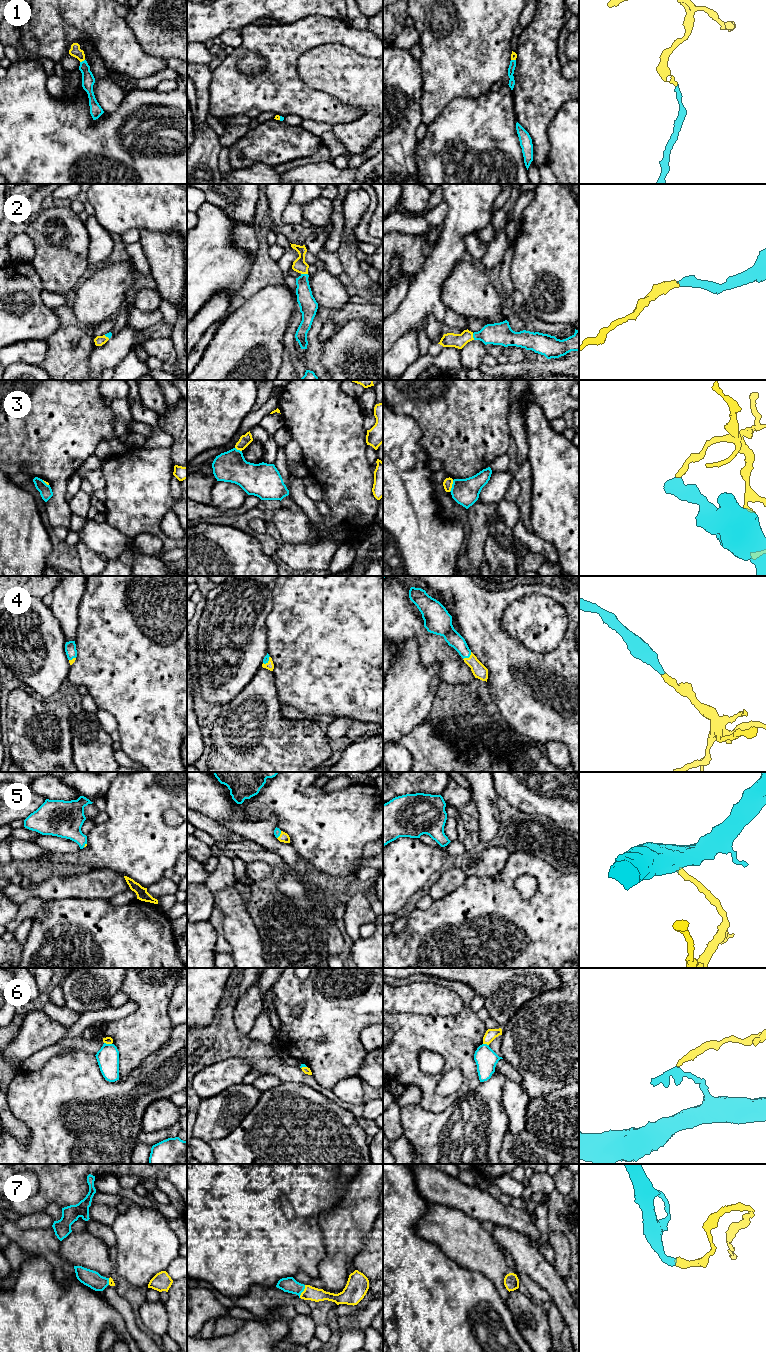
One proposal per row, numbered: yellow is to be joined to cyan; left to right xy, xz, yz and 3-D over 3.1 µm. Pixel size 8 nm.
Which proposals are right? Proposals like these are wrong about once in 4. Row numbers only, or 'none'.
1, 2, 4, 5, 7

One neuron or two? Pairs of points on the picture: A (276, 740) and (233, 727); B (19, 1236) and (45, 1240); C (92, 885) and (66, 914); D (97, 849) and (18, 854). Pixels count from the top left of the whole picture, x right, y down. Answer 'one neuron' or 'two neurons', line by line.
A: one neuron
B: one neuron
C: two neurons
D: two neurons

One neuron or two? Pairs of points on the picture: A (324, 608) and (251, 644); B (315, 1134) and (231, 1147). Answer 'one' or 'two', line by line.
A: two
B: one

